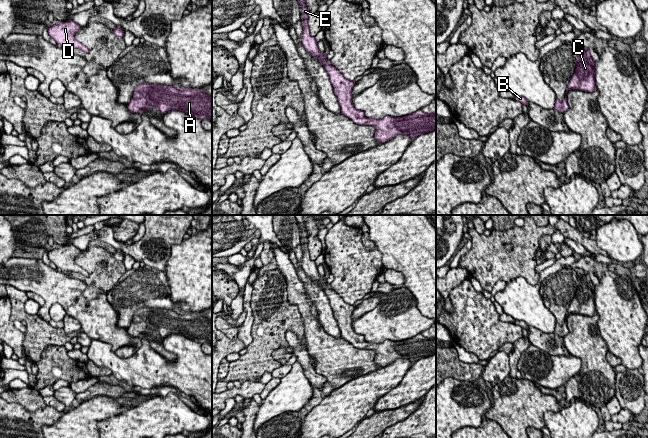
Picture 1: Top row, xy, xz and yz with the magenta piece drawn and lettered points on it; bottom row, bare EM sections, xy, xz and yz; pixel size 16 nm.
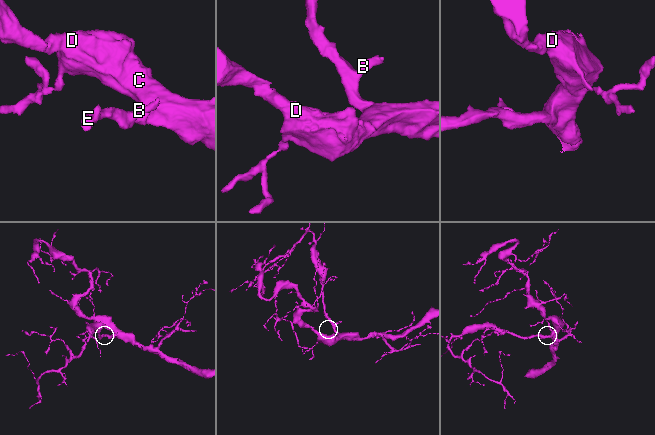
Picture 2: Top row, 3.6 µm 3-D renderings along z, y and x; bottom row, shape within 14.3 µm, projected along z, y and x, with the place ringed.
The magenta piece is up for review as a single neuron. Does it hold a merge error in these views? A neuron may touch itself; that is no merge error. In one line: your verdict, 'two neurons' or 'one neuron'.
one neuron

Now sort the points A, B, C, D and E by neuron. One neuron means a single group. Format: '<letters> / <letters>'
A B C D E

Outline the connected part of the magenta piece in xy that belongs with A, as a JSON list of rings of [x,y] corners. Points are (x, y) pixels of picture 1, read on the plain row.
[[[148,307],[138,309],[127,329],[128,334],[141,337],[153,331],[156,331],[161,338],[180,334],[201,345],[208,342],[212,346],[212,319],[201,313]]]

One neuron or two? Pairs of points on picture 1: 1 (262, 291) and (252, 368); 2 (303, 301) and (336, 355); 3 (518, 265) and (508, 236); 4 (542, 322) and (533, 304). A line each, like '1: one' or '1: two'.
1: one
2: one
3: one
4: one

